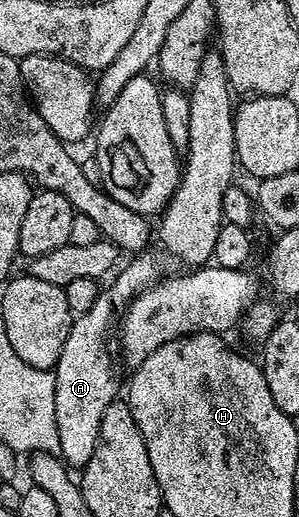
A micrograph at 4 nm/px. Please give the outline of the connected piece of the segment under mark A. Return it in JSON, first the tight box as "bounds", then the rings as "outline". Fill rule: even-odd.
{"bounds":[54,252,158,470],"outline":[[[141,252],[127,260],[129,262],[119,267],[118,273],[111,279],[113,282],[100,293],[98,300],[94,300],[93,306],[73,317],[66,344],[62,344],[62,356],[58,356],[58,364],[54,367],[54,412],[59,455],[64,464],[74,470],[83,469],[93,456],[102,415],[119,395],[116,380],[118,358],[114,353],[114,327],[118,322],[118,312],[158,278],[156,258],[152,252]]]}

